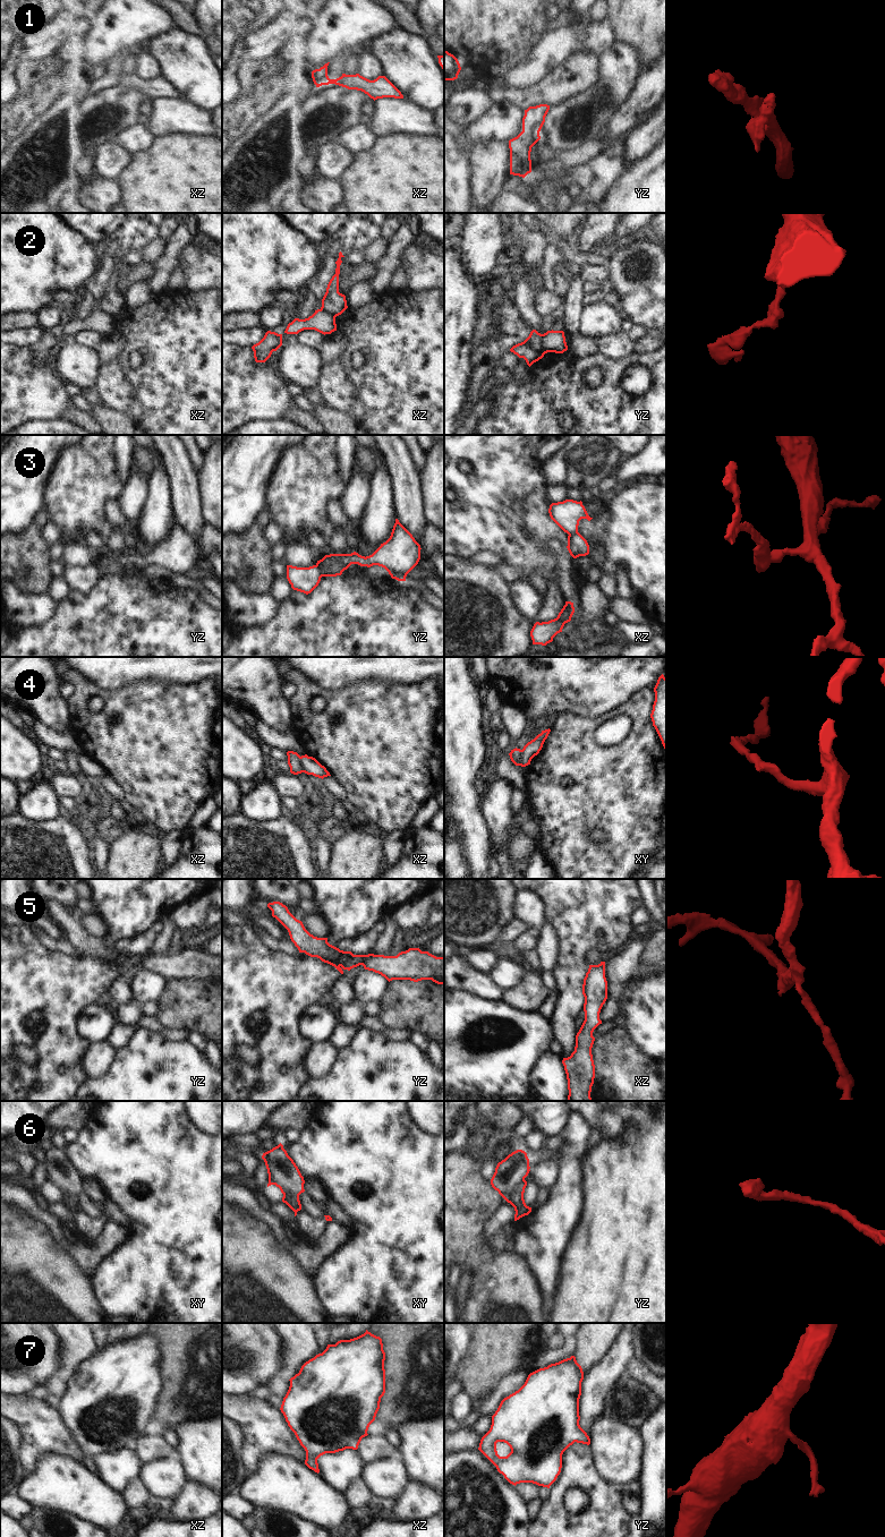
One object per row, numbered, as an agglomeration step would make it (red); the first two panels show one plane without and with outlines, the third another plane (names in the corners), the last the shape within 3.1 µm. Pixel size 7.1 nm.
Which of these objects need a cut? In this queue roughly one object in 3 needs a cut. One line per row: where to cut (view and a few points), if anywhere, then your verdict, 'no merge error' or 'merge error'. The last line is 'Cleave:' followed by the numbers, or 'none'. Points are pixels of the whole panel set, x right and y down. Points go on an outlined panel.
1: no cut; no merge error
2: cut in yz along (545, 333), (543, 342), (544, 353); merge error
3: cut in yz along (317, 561), (317, 570), (322, 575); merge error
4: cut in xz along (299, 757), (299, 763), (304, 771); merge error
5: no cut; no merge error
6: cut in yz along (524, 1179), (505, 1200); merge error
7: no cut; no merge error
Cleave: 2, 3, 4, 6

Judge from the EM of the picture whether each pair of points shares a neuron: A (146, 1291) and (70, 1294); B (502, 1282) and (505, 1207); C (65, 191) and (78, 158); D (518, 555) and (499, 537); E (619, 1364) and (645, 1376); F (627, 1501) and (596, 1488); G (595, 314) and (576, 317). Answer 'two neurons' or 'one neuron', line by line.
A: two neurons
B: two neurons
C: one neuron
D: one neuron
E: two neurons
F: two neurons
G: two neurons

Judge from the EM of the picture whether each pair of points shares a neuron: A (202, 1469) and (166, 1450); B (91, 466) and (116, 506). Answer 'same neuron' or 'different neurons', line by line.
A: different neurons
B: different neurons

